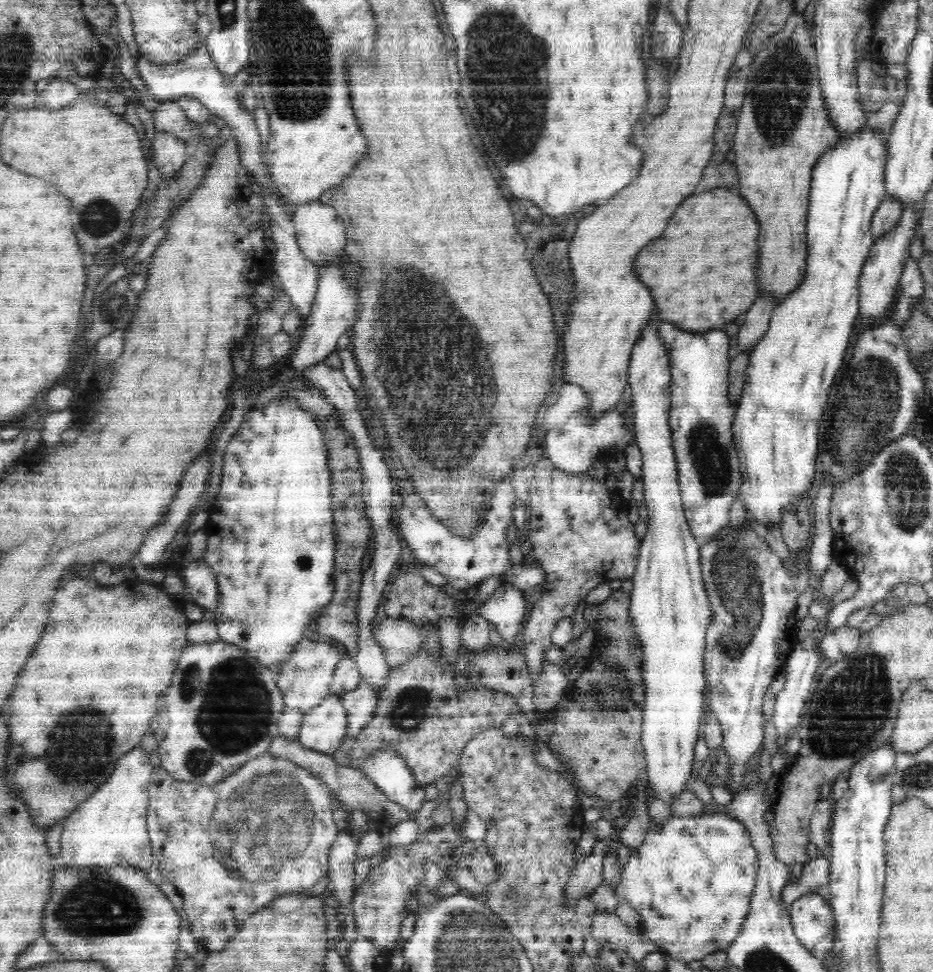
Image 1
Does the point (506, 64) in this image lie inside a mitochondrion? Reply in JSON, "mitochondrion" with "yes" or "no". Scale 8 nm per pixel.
{"mitochondrion":"yes"}

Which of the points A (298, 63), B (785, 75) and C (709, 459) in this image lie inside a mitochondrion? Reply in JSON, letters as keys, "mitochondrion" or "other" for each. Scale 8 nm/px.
{"A":"mitochondrion","B":"mitochondrion","C":"mitochondrion"}

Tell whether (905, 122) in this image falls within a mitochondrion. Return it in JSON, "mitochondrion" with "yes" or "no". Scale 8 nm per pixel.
{"mitochondrion":"no"}

